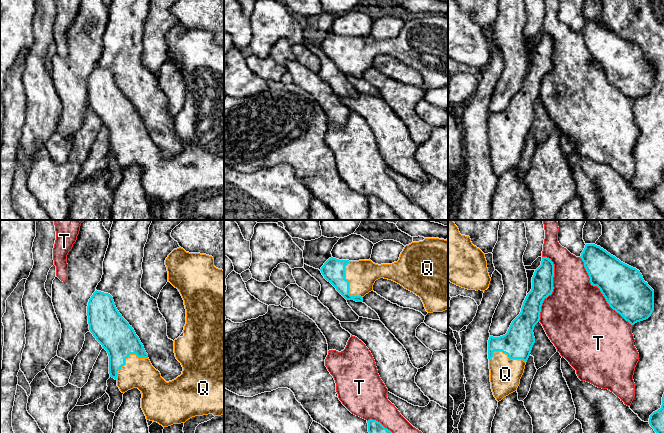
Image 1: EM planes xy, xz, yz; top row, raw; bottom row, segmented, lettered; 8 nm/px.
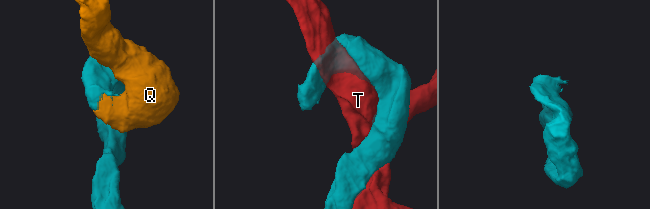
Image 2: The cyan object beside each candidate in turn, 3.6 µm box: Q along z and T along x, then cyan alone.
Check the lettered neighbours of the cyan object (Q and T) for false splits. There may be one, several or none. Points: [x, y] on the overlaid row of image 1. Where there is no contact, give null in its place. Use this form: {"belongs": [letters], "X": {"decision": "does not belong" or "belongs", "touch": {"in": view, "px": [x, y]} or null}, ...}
{"belongs": ["Q"], "Q": {"decision": "belongs", "touch": {"in": "xy", "px": [126, 357]}}, "T": {"decision": "does not belong", "touch": {"in": "yz", "px": [600, 290]}}}

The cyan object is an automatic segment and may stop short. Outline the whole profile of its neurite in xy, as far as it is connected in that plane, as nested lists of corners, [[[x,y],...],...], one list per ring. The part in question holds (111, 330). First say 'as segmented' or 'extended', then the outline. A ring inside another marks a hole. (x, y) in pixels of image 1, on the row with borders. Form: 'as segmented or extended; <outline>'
extended; [[[181,247],[168,255],[165,265],[168,281],[179,290],[186,309],[184,336],[174,340],[175,357],[183,367],[182,374],[176,379],[166,382],[160,372],[152,366],[139,337],[119,313],[110,294],[96,290],[89,299],[87,316],[90,332],[108,353],[109,374],[117,381],[120,391],[125,393],[138,388],[142,393],[141,408],[146,419],[168,427],[185,423],[195,416],[224,415],[224,270],[214,266],[212,256],[189,253]]]

